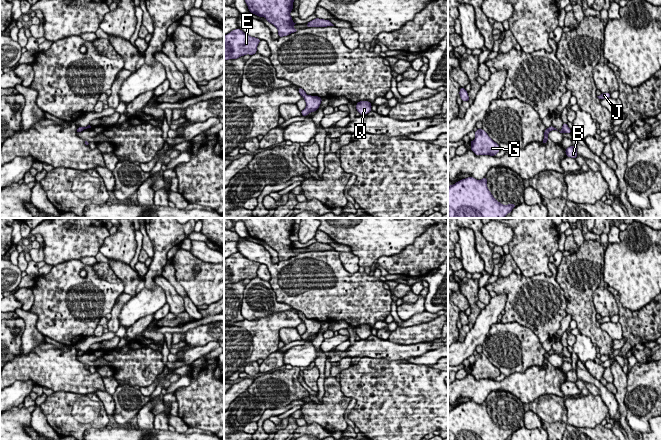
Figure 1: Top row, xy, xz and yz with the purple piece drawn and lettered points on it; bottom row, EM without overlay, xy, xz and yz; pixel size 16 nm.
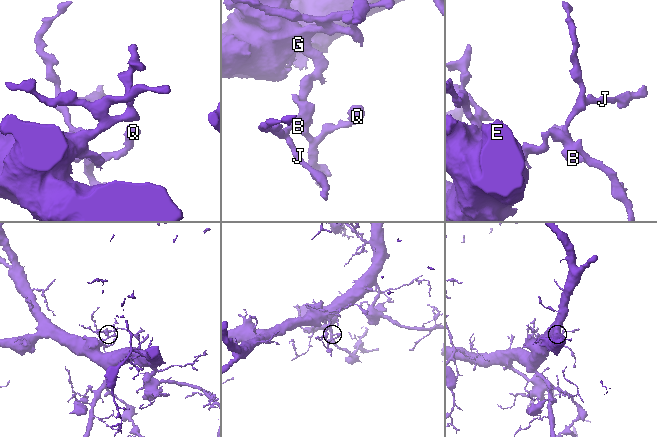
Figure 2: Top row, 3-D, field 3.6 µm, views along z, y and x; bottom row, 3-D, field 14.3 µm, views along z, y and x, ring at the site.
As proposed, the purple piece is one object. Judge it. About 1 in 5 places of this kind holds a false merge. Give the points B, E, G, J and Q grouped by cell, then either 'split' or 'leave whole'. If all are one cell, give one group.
B E G J Q; leave whole

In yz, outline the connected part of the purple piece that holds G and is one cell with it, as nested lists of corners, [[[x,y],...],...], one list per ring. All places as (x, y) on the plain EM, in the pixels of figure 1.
[[[483,353],[475,355],[475,363],[470,365],[471,375],[475,379],[490,379],[495,380],[500,375],[500,370],[494,366]]]

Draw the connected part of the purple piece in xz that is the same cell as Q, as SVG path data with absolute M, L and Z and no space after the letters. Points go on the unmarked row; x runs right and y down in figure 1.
M360 325L356 328L356 334L360 337L360 339L366 339L369 337L372 329L369 325Z

